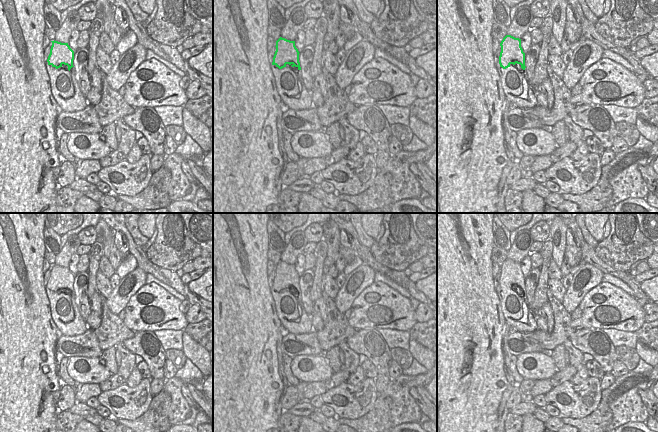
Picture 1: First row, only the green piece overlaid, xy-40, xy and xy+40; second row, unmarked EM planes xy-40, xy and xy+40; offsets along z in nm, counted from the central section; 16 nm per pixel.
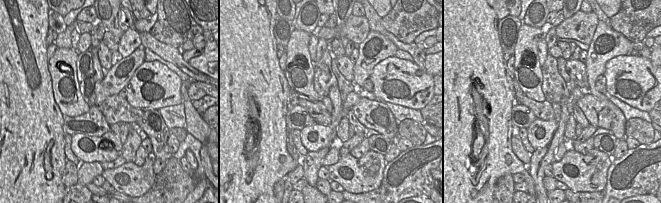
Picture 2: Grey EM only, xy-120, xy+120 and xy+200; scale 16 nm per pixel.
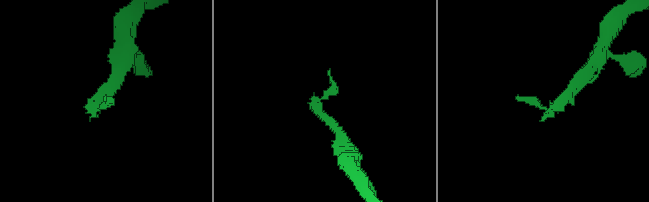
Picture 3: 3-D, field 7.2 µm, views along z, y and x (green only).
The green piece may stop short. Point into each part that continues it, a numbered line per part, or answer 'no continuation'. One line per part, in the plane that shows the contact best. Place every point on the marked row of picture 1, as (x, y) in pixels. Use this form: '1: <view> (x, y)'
1: xy-40 (64, 89)

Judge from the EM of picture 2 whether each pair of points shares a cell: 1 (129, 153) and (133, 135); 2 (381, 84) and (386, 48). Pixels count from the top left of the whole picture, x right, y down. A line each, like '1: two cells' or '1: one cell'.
1: one cell
2: two cells

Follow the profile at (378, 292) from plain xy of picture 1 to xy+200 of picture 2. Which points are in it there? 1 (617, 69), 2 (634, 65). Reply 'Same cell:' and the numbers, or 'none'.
Same cell: 1, 2

